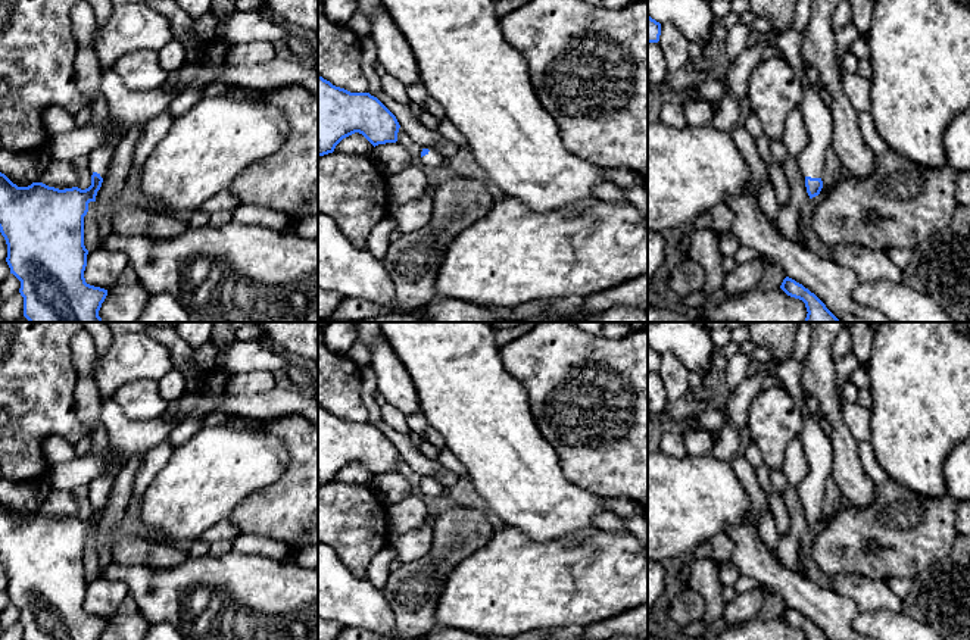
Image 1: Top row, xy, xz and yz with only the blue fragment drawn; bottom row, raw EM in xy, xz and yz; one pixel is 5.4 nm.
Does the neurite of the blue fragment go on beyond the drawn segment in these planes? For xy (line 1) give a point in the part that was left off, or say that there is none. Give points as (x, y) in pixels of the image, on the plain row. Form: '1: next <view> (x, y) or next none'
1: next xy (100, 489)

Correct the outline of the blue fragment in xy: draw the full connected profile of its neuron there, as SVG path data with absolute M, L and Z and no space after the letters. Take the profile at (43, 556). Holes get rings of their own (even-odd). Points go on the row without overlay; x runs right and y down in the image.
M121 468L103 474L91 484L91 515L85 519L78 516L59 519L43 512L32 512L28 516L18 516L0 502L0 562L7 574L6 591L21 611L19 622L24 627L24 640L100 640L107 619L85 612L88 580L84 575L84 546L88 533L96 531L97 521L106 506L115 478Z

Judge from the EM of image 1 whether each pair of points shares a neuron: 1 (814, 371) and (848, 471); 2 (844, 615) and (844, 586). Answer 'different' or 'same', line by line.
1: same
2: different

